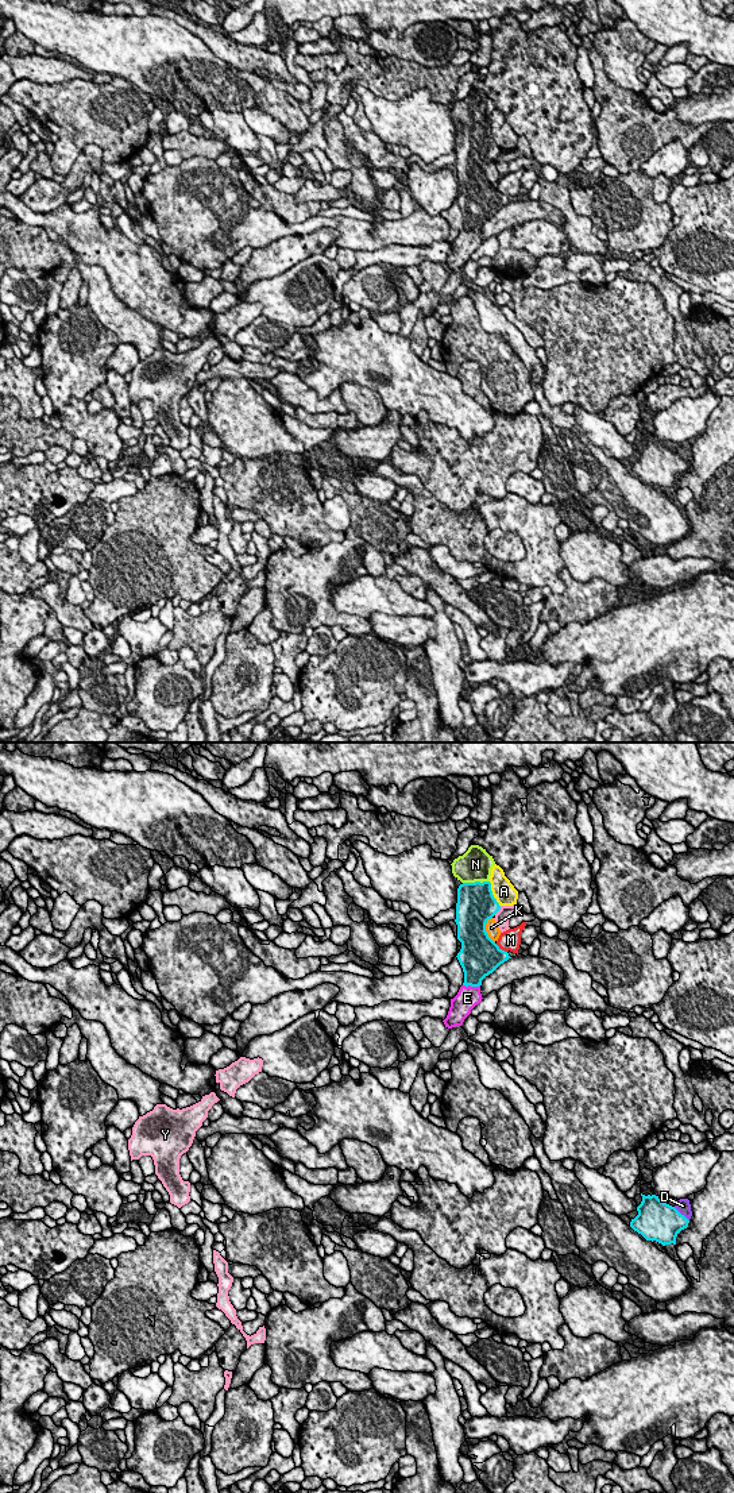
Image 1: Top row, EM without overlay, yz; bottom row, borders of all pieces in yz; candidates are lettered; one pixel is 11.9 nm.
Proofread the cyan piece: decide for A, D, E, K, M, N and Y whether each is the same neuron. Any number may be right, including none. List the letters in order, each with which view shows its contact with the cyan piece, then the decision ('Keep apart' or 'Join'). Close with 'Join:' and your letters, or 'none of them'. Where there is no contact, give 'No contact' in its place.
A: Touches cyan in yz. Keep apart
D: Touches cyan in yz. Keep apart
E: Touches cyan in yz. Keep apart
K: Touches cyan in yz. Keep apart
M: Touches cyan in yz. Keep apart
N: Touches cyan in yz. Join
Y: Touches cyan in yz. Keep apart
Join: N

